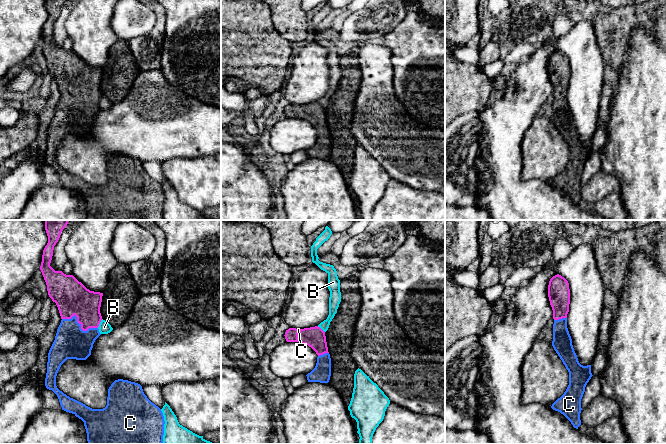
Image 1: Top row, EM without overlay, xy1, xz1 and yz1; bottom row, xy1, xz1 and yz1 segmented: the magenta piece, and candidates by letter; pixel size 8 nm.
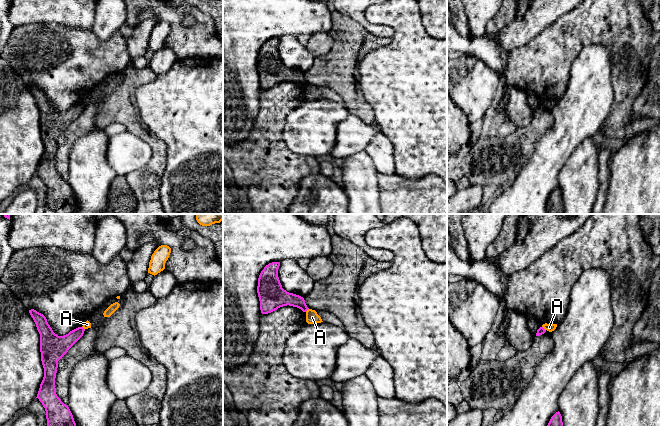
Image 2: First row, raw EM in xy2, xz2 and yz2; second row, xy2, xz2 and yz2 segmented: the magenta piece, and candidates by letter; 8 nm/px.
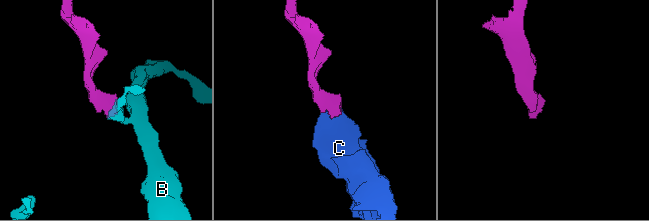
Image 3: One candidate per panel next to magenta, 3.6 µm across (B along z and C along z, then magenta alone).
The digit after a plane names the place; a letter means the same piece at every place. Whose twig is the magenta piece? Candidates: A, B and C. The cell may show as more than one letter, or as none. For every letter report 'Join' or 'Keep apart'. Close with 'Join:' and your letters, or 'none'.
A: Keep apart
B: Keep apart
C: Join
Join: C

